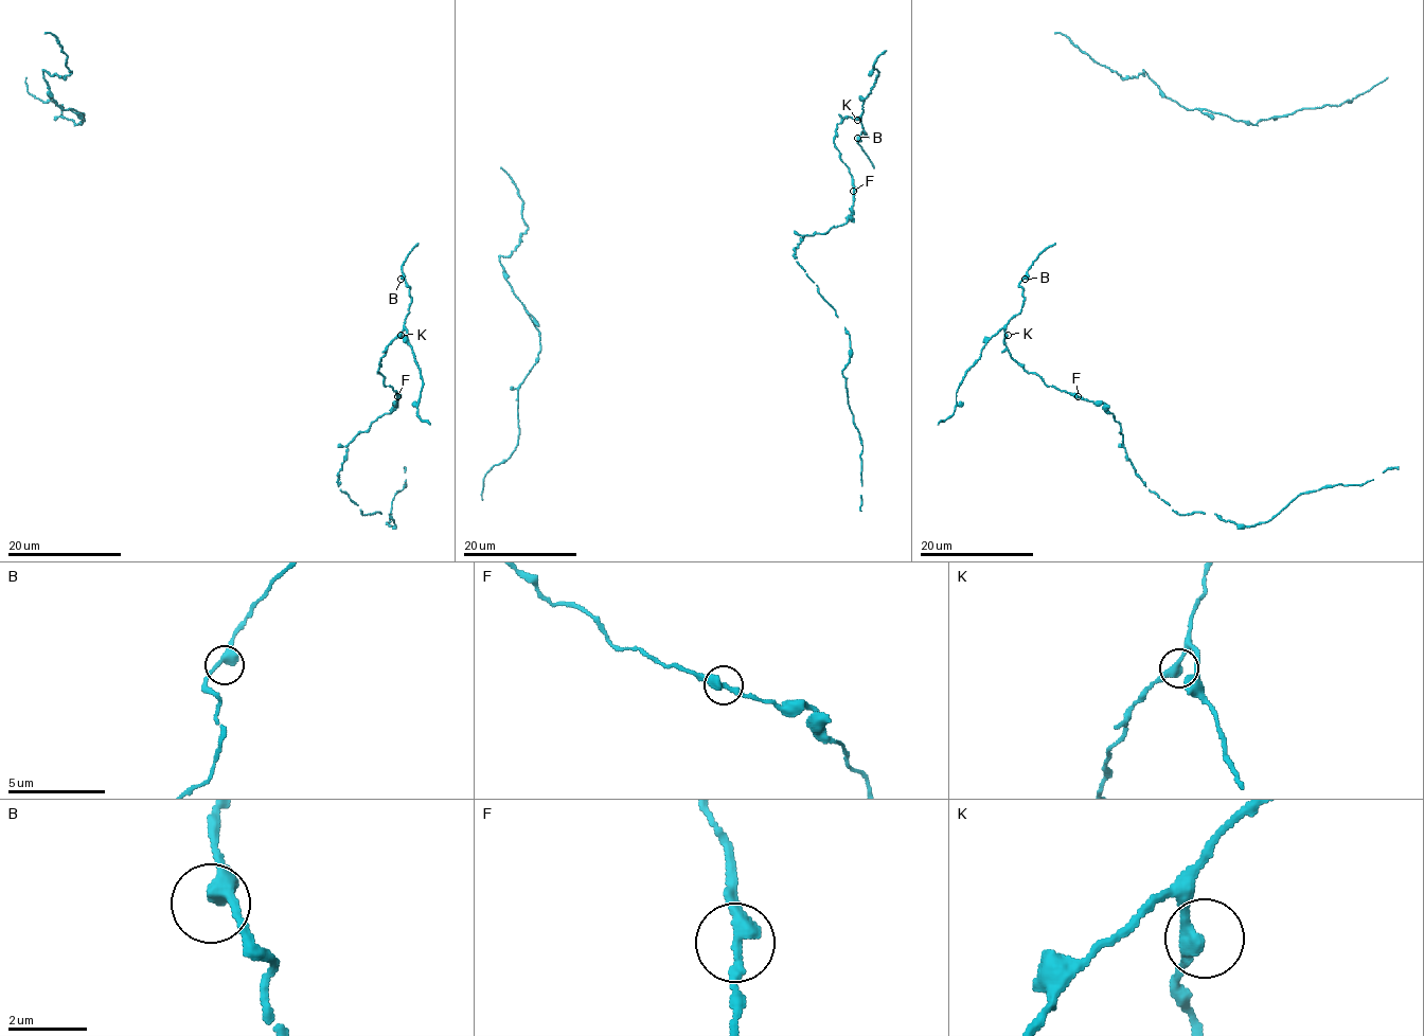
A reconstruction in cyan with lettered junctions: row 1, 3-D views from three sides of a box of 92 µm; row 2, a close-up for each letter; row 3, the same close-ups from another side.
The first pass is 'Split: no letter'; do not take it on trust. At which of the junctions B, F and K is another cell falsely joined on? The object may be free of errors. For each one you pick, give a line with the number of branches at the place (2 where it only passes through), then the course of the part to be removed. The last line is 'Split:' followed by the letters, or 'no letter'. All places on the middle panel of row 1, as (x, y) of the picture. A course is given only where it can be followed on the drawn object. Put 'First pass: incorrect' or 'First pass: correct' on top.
First pass: correct
Split: no letter

